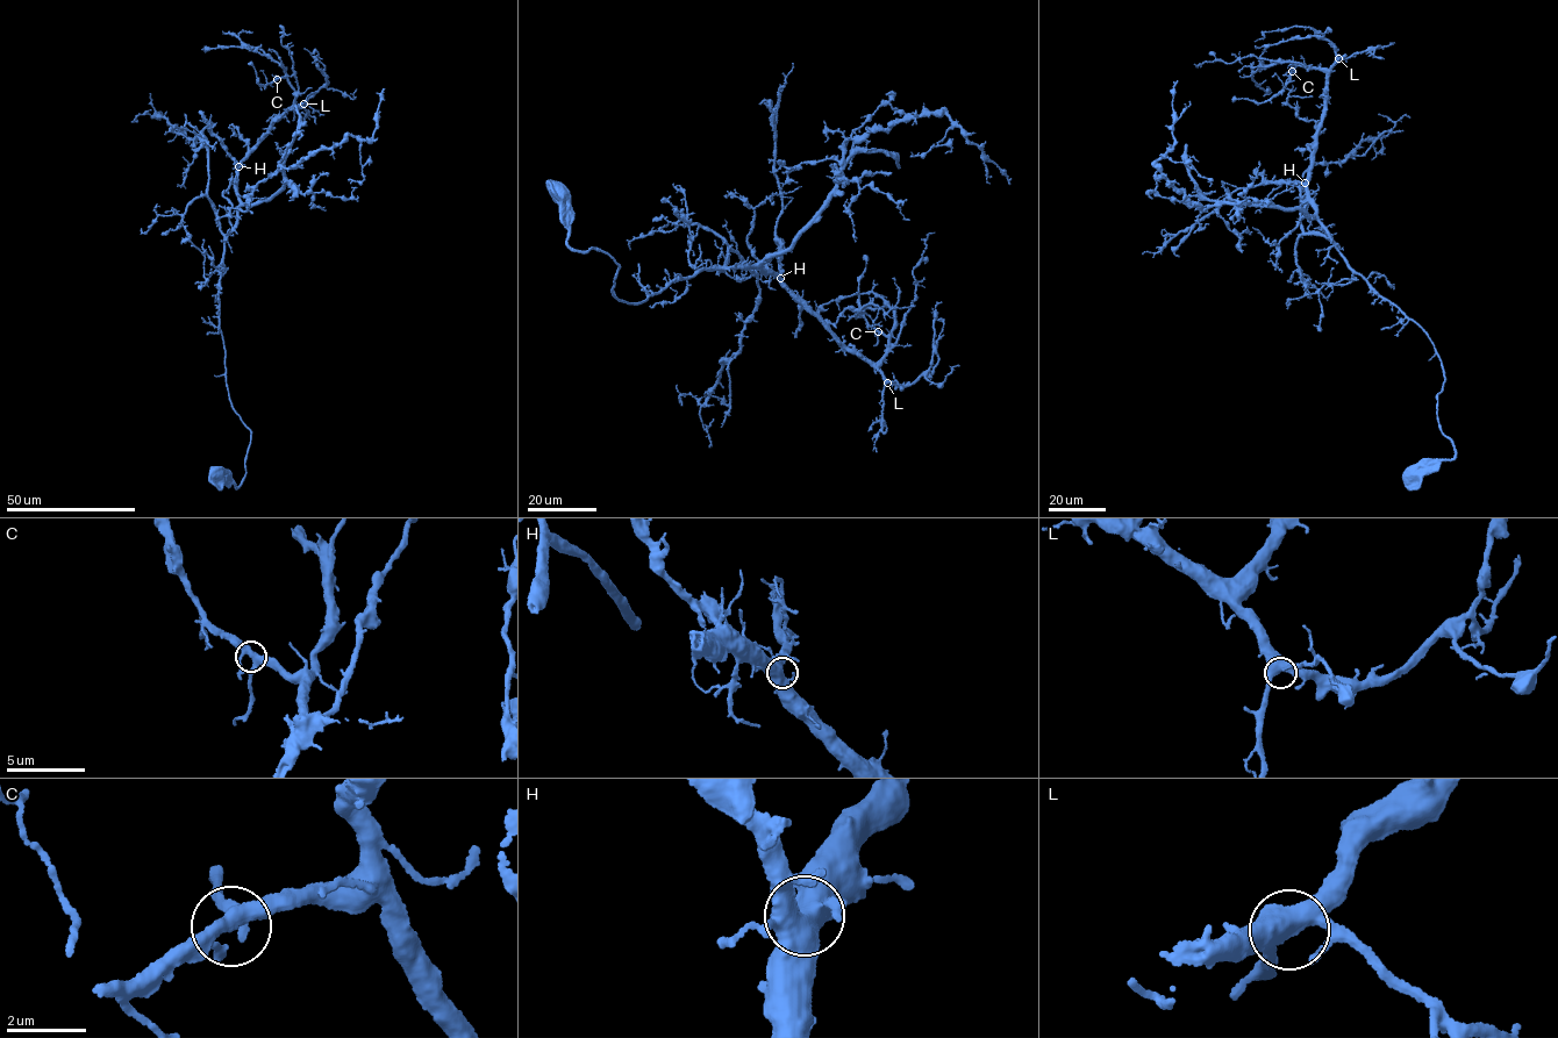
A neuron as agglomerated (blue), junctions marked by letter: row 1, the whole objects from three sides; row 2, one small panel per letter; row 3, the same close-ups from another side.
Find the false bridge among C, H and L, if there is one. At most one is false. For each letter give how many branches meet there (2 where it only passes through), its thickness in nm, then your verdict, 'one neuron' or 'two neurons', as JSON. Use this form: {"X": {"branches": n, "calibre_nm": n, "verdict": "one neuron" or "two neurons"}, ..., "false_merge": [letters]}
{"C": {"branches": 4, "calibre_nm": 360, "verdict": "one neuron"}, "H": {"branches": 5, "calibre_nm": 600, "verdict": "one neuron"}, "L": {"branches": 4, "calibre_nm": 480, "verdict": "one neuron"}, "false_merge": []}

